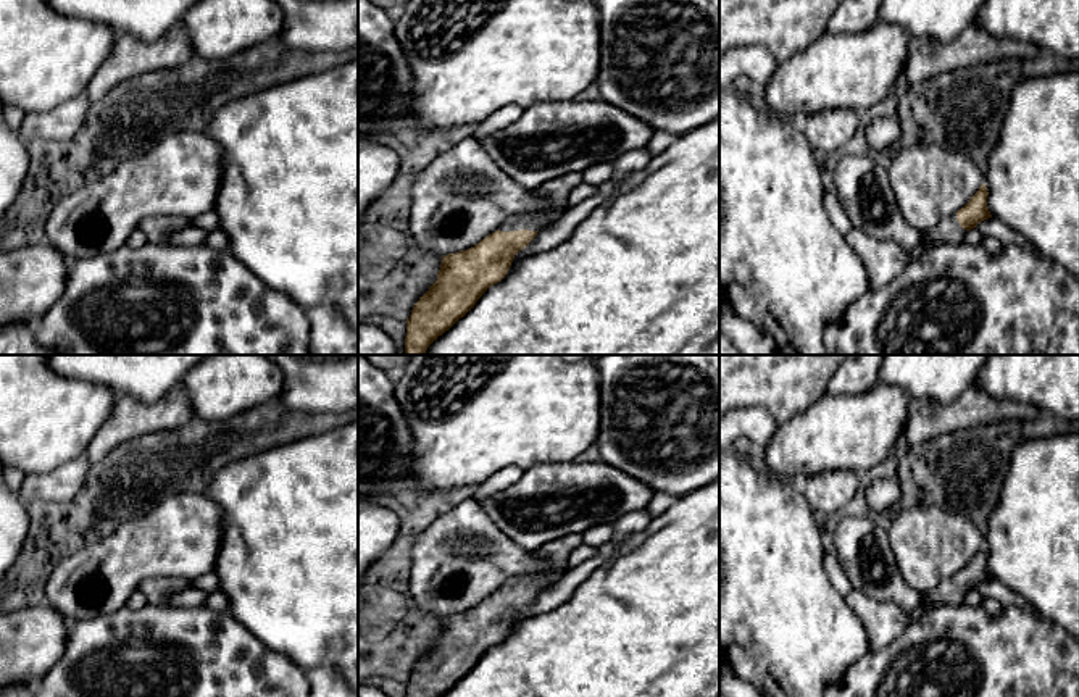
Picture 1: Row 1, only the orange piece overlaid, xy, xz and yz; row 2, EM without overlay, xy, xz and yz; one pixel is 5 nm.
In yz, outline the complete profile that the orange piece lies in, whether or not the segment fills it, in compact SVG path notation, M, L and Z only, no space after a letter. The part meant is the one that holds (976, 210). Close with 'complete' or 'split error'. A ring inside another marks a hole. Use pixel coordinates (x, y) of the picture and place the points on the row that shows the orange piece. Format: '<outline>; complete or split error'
M982 184L961 210L939 221L931 231L923 232L921 244L910 252L911 260L935 244L958 244L964 240L968 231L974 229L981 221L992 218L987 195L987 187Z; split error

